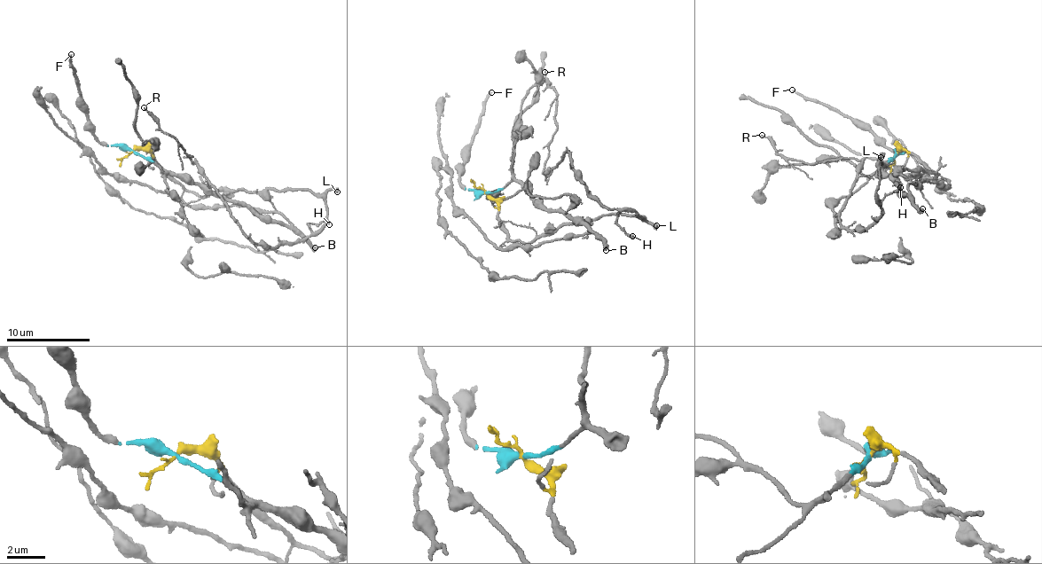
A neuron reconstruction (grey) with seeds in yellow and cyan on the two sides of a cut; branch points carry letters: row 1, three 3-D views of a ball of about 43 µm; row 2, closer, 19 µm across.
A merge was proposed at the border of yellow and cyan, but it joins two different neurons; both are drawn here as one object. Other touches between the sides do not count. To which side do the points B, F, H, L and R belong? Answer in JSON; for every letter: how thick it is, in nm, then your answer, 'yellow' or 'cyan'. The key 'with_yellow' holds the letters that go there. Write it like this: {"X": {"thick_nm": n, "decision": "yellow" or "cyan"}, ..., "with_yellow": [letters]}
{"B": {"thick_nm": 420, "decision": "cyan"}, "F": {"thick_nm": 180, "decision": "cyan"}, "H": {"thick_nm": 170, "decision": "yellow"}, "L": {"thick_nm": 360, "decision": "yellow"}, "R": {"thick_nm": 110, "decision": "yellow"}, "with_yellow": ["H", "L", "R"]}

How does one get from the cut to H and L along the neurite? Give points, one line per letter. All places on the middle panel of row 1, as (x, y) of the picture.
H: (485, 192), (512, 241), (531, 243), (564, 223), (604, 214), (641, 219), (621, 210), (616, 223), (632, 236)
L: (485, 192), (512, 241), (531, 243), (564, 223), (604, 214), (642, 216), (656, 226)

